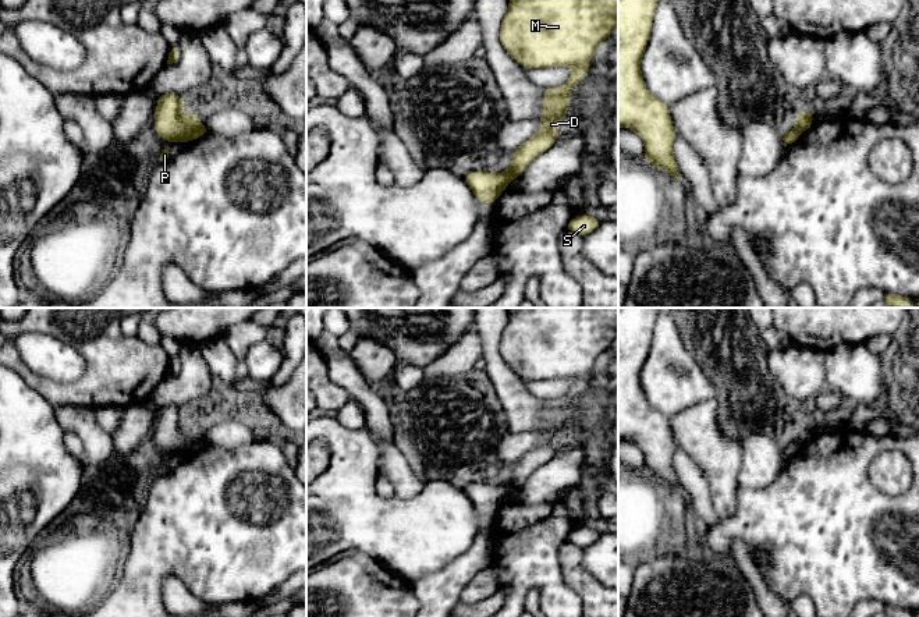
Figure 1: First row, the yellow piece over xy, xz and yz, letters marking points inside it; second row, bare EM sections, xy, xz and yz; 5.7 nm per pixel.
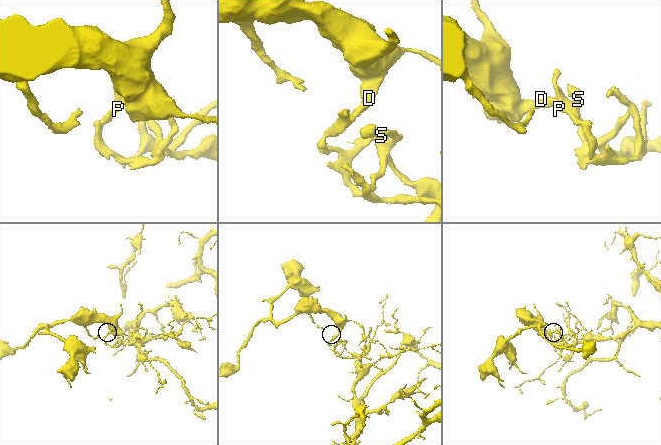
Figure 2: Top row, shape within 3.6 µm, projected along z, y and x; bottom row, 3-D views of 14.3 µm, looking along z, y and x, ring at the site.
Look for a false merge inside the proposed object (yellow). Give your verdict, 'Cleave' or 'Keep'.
Cleave

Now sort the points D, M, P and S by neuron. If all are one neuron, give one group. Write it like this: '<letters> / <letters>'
D M / P S

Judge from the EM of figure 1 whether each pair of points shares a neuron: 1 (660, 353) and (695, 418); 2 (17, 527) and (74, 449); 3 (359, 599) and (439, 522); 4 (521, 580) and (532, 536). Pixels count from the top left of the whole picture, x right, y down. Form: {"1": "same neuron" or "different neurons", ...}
{"1": "different neurons", "2": "different neurons", "3": "different neurons", "4": "same neuron"}

